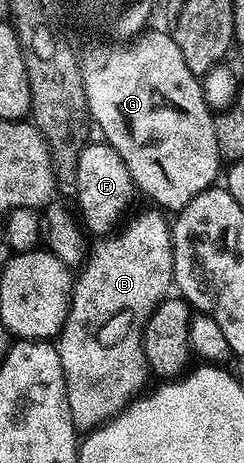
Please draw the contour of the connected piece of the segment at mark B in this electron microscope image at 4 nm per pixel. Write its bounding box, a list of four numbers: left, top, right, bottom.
[58,209,174,432]

